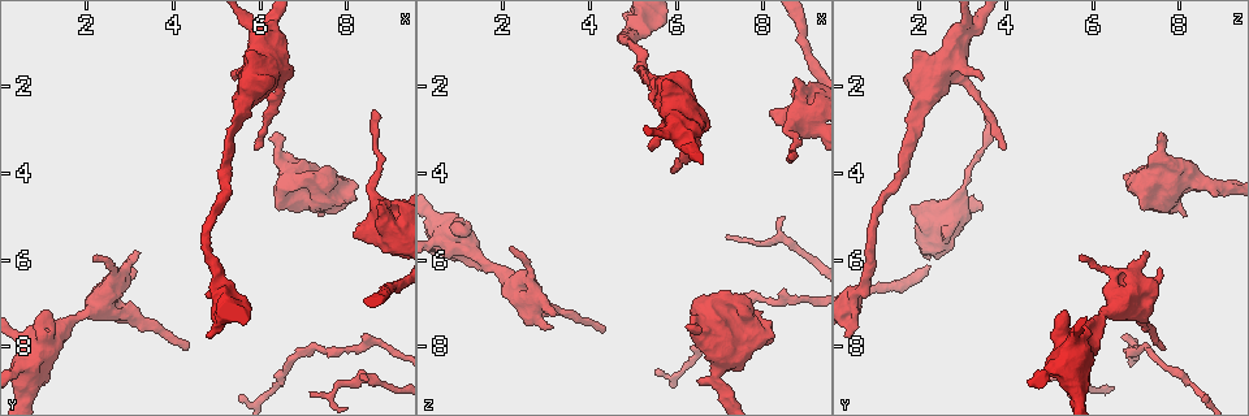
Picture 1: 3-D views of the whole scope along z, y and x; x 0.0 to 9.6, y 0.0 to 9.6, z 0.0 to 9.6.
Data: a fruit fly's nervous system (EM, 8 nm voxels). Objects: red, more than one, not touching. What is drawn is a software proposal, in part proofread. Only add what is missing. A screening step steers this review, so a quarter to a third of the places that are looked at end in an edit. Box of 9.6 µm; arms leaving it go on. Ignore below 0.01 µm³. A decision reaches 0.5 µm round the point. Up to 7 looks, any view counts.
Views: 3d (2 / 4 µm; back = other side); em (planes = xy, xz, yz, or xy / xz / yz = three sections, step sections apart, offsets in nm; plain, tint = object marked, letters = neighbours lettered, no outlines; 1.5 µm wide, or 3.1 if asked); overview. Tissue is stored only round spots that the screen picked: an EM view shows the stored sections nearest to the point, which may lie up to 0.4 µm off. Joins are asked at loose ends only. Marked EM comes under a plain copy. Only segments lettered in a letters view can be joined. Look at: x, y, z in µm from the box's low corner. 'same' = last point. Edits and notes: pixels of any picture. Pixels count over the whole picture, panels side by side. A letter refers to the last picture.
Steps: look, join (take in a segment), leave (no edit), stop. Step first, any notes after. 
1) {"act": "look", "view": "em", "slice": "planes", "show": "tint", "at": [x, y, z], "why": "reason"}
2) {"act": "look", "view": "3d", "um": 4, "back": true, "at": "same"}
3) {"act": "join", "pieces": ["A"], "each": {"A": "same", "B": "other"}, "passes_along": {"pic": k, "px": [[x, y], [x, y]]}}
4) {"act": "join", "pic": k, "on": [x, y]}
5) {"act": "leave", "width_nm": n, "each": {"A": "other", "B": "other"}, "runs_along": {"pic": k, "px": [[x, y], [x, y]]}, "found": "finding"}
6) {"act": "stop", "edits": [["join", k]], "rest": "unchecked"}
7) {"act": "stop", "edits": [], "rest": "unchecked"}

{"act": "look", "view": "3d", "um": 4, "back": true, "at": [8.50, 8.80, 5.00], "why": "branch stops here"}

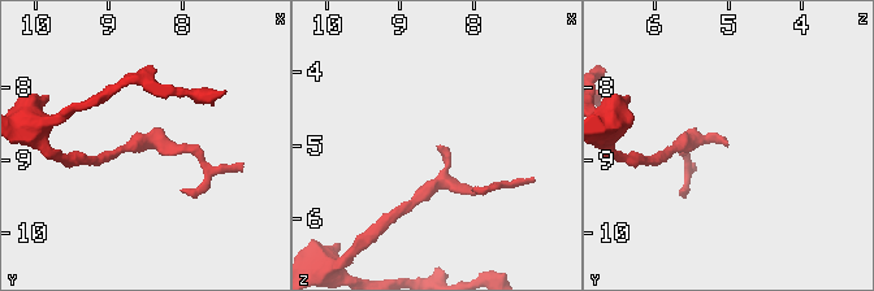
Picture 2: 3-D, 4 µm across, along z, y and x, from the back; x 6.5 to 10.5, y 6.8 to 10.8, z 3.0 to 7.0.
{"act": "look", "view": "em", "slice": "yz", "step": 8, "show": "tint", "at": [8.50, 8.80, 5.00]}

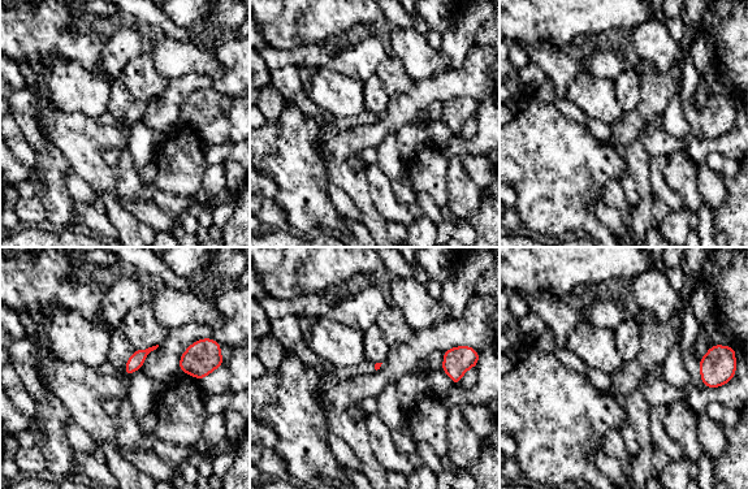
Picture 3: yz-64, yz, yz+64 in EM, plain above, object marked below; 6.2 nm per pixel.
{"act": "look", "view": "em", "slice": "planes", "show": "letters", "at": "same"}

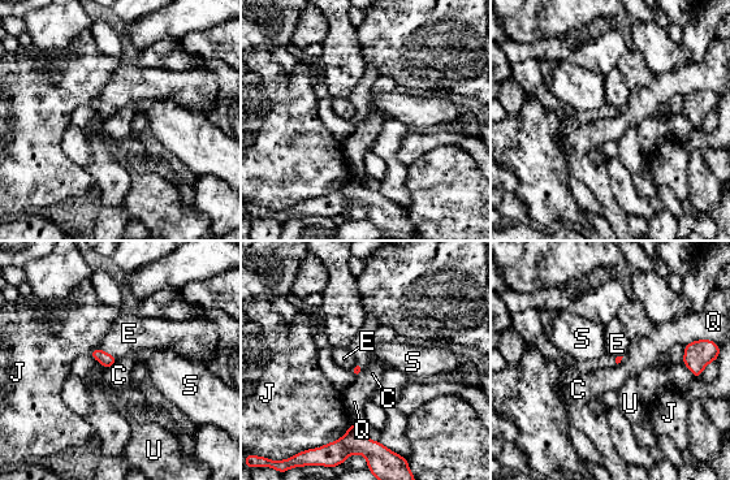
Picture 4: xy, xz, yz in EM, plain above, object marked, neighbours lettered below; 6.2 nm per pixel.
{"act": "leave", "longest_contact_nm": ["J", 240], "each": {"C": "other", "E": "other", "J": "other", "Q": "other", "S": "other", "U": "other"}, "found": "no lettered segment goes on from it"}

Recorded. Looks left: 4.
{"act": "look", "view": "em", "slice": "planes", "show": "letters", "at": [8.10, 4.45, 7.35], "why": "branch stops here"}

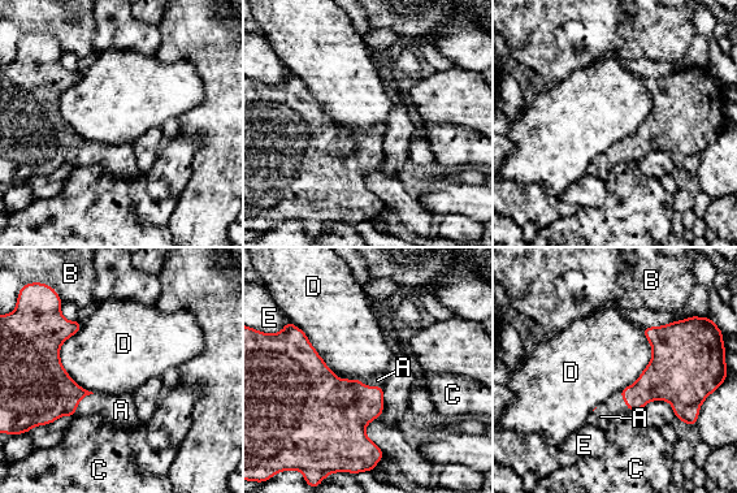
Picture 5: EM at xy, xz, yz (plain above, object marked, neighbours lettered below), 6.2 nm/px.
{"act": "join", "pieces": ["A"], "longest_contact_nm": ["D", 440], "each": {"A": "same", "B": "other", "C": "other", "D": "other", "E": "other"}, "found": "the cell continues"}

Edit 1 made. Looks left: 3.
{"act": "look", "view": "overview", "why": "see it whole again"}

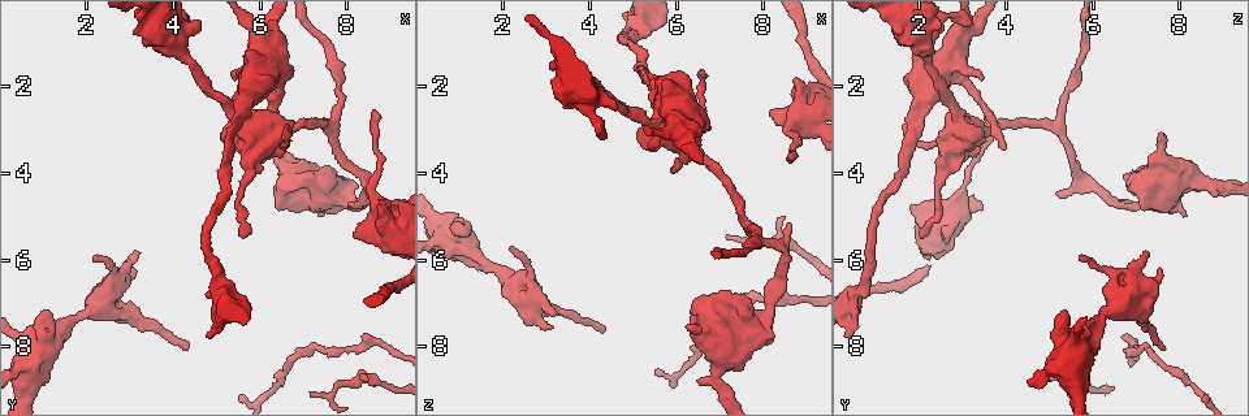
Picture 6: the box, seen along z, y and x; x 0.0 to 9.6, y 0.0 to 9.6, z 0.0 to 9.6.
{"act": "look", "view": "em", "slice": "planes", "show": "letters", "at": [8.80, 4.80, 1.75], "why": "an open end"}

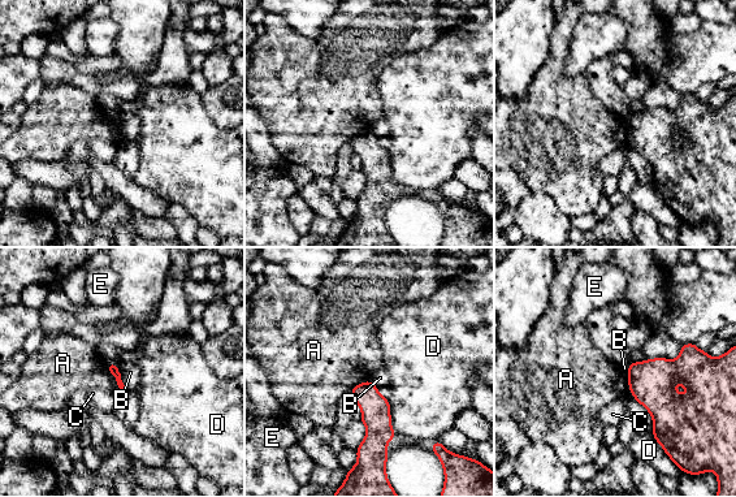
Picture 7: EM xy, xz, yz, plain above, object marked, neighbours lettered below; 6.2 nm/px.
{"act": "leave", "each": {"A": "other", "B": "other", "C": "other", "D": "other", "E": "other"}, "border": {"pic": 7, "px": [[117, 364], [120, 379], [125, 388]]}, "found": "none of them fits"}

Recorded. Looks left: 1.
{"act": "stop", "edits": [["join", 5]], "rest": "unchecked"}

